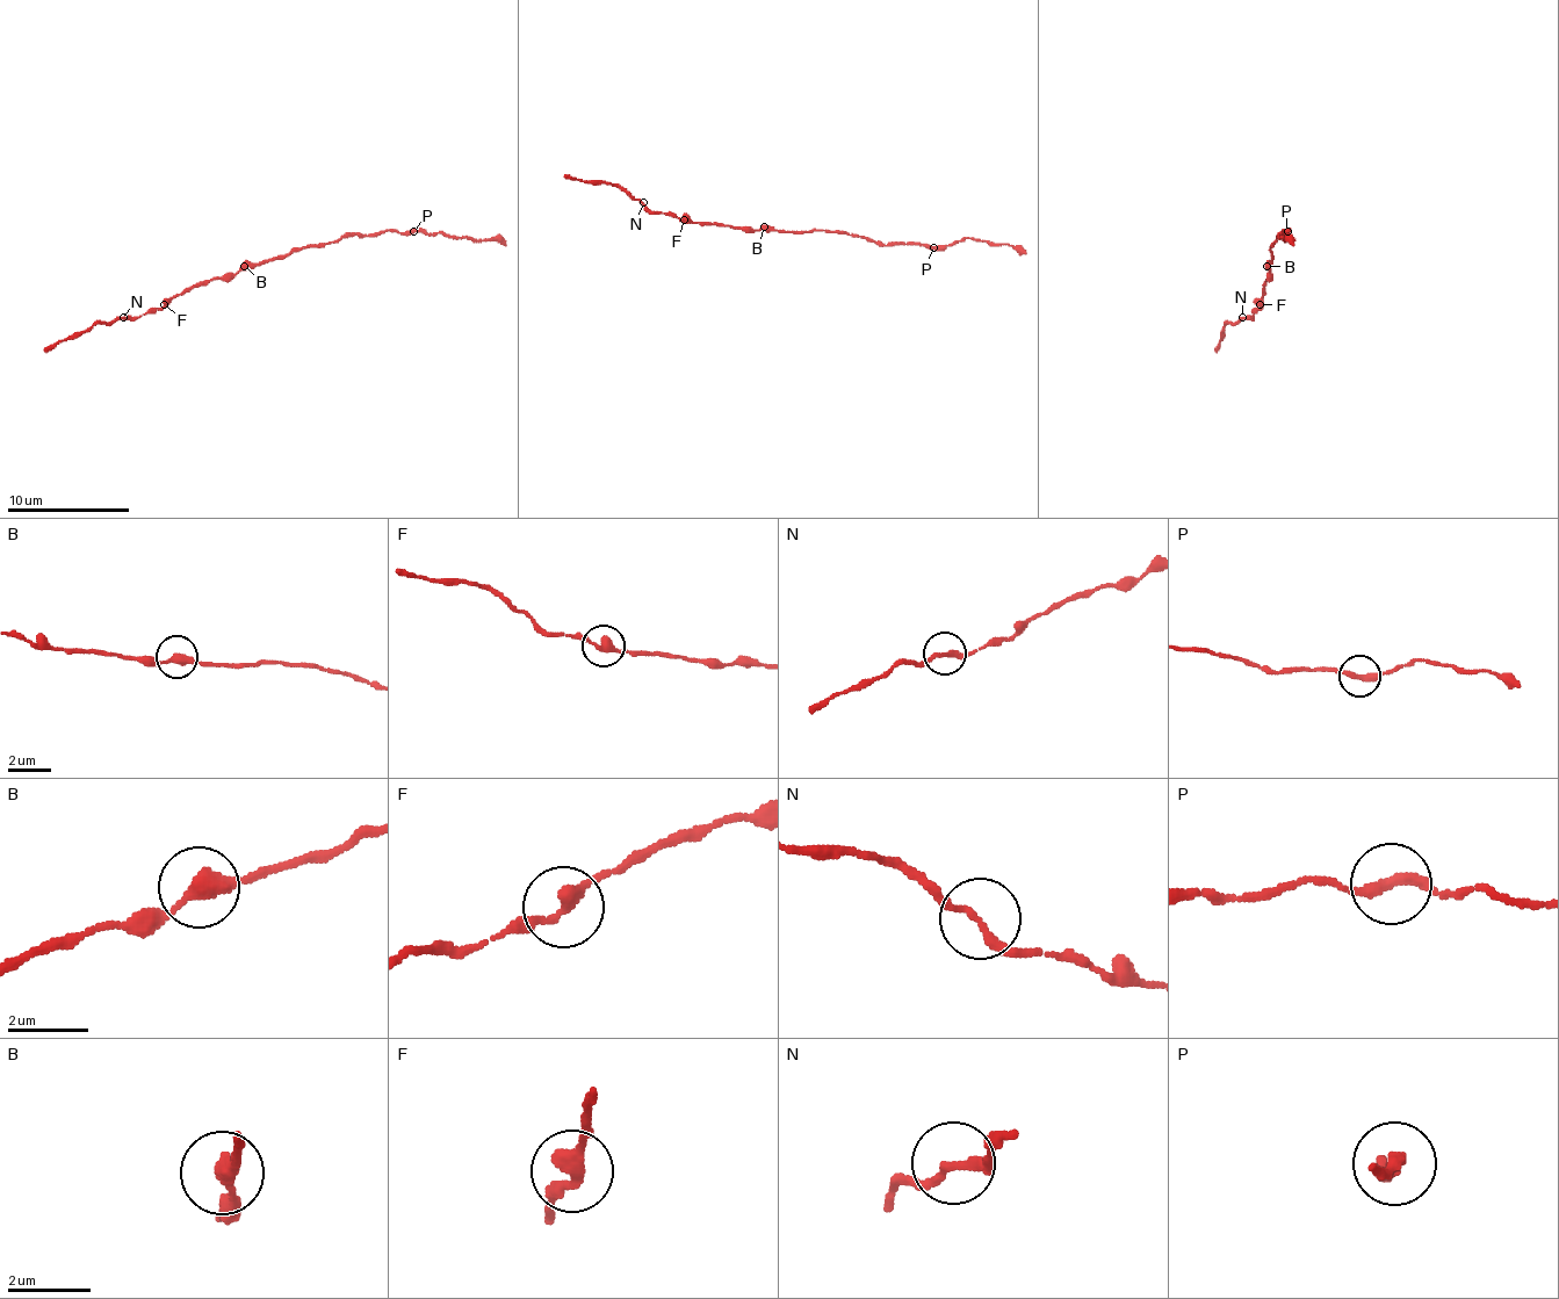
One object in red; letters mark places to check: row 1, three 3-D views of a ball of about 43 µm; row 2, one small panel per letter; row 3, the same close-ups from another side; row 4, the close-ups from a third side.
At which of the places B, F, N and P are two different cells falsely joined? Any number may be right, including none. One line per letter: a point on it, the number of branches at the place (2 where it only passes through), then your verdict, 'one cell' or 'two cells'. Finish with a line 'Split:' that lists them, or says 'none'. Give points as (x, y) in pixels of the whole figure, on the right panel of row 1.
B: at (1267, 266); 2 branches meet; one cell
F: at (1260, 304); 2 branches meet; one cell
N: at (1242, 317); 2 branches meet; one cell
P: at (1287, 231); 2 branches meet; one cell
Split: none

